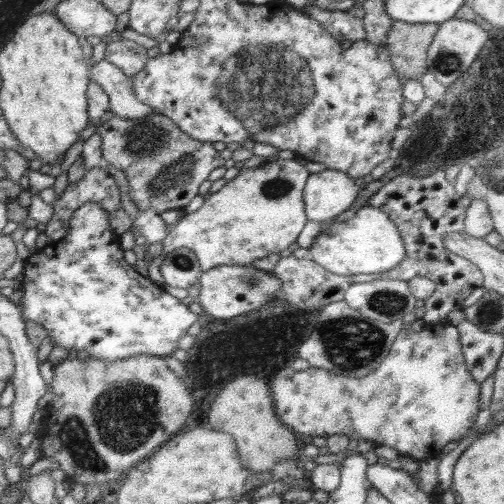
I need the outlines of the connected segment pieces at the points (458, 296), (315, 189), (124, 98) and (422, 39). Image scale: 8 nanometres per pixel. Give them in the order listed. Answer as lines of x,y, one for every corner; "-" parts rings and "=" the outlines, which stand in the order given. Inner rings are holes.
438,168
431,176
420,179
411,174
401,174
384,184
369,200
372,202
370,206
388,214
400,233
407,255
398,267
372,278
409,281
422,276
432,280
435,292
423,317
426,323
444,321
454,308
462,309
462,303
472,291
484,285
484,275
472,262
443,246
443,237
448,232
464,232
466,210
460,204
453,184
445,178
445,171
=
337,170
310,173
303,189
308,221
327,225
348,216
351,205
359,198
360,186
360,182
=
102,59
94,62
90,79
99,84
109,97
109,110
124,119
144,119
150,113
156,113
150,106
140,102
132,92
132,77
126,76
112,62
=
393,20
384,44
390,51
390,56
396,56
396,64
392,64
392,66
394,68
412,68
412,72
416,72
416,68
424,68
424,60
427,60
427,52
437,30
438,24
434,23
405,23

